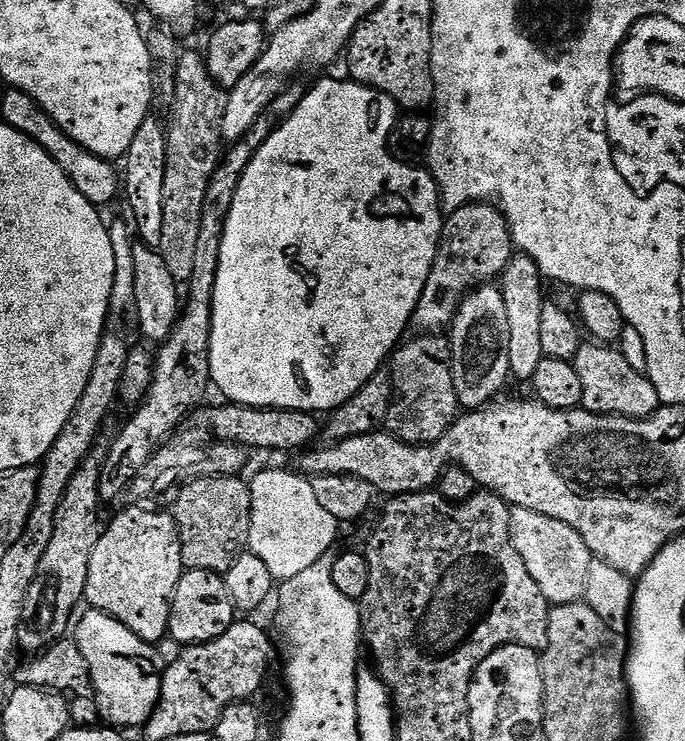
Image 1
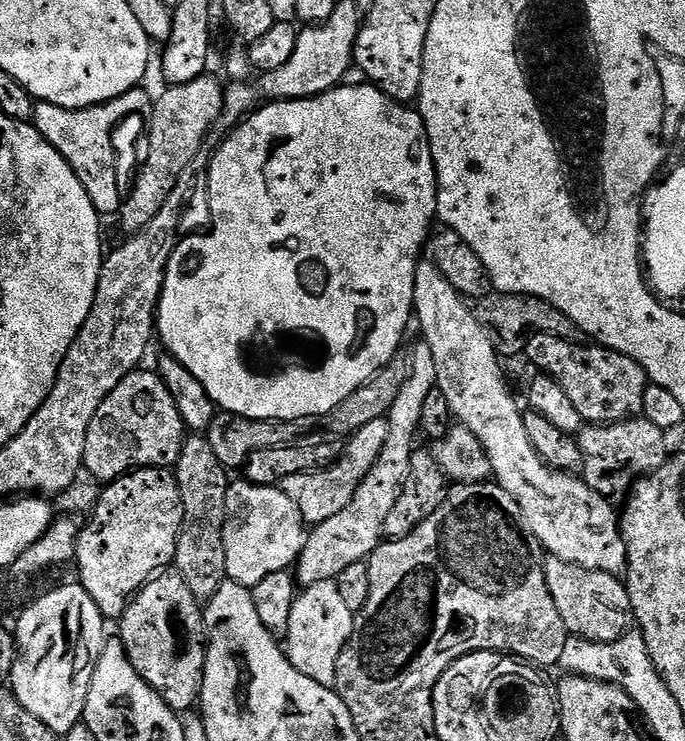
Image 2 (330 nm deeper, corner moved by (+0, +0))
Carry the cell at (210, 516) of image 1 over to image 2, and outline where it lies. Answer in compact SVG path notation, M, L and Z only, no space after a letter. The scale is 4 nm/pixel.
M192 434L184 441L182 454L174 465L174 475L184 503L184 523L180 541L176 547L174 568L184 579L186 586L190 586L190 594L194 594L196 600L206 602L210 598L214 598L214 594L218 594L218 586L222 586L228 579L226 550L224 549L224 521L228 515L226 494L230 483L229 473L218 462L218 454L214 454L210 442L203 435Z

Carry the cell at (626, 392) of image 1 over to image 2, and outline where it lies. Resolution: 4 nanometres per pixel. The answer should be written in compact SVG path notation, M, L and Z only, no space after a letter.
M633 418L623 420L617 424L588 424L580 429L578 439L582 450L582 478L598 494L602 494L606 499L616 502L618 498L627 497L632 491L632 485L642 476L649 472L656 472L664 465L665 460L669 459L668 444L664 441L666 432L660 429L652 421L645 418Z

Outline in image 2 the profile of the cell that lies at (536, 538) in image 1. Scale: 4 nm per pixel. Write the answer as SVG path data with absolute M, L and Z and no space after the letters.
M555 558L545 559L544 573L550 598L554 598L554 606L558 606L558 614L562 614L562 622L571 635L608 642L622 638L633 627L632 603L620 576L611 576L602 570L588 570Z

